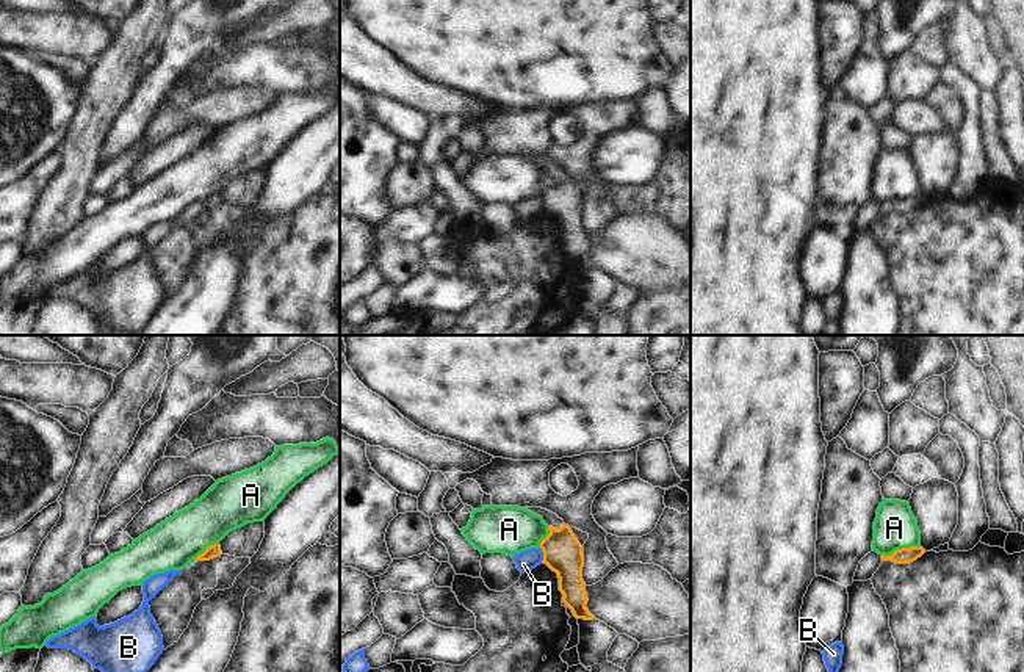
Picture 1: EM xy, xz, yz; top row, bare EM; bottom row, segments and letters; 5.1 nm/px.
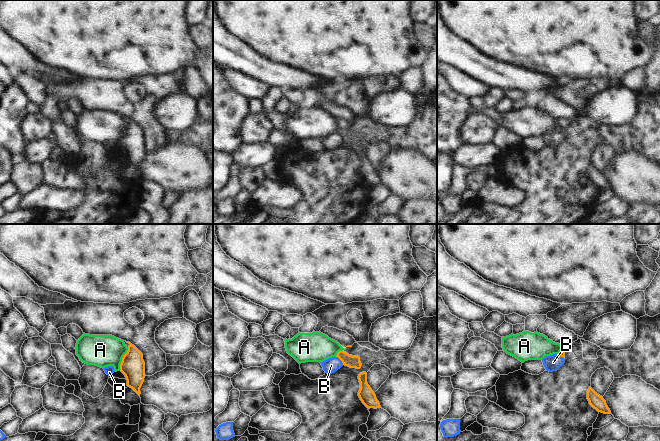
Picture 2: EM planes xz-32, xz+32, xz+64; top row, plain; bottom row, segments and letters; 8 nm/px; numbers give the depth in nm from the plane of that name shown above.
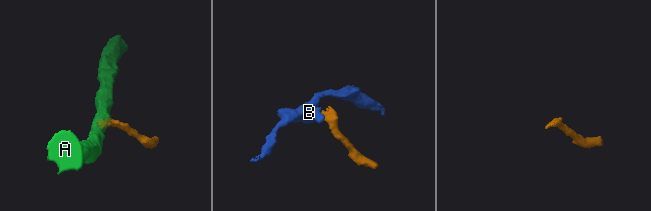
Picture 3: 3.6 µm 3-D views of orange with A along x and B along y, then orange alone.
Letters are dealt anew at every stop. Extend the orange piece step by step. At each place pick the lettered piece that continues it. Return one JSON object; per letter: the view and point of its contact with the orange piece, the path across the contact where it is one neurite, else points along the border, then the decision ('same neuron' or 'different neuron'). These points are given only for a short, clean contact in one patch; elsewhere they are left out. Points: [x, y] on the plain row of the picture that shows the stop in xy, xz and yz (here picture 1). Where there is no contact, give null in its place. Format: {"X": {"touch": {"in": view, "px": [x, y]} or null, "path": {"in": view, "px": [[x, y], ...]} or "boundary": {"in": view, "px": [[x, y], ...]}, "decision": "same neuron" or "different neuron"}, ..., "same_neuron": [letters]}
{"A": {"touch": {"in": "yz", "px": [901, 198]}, "boundary": {"in": "yz", "px": [[919, 195], [896, 198], [888, 204], [882, 204]]}, "decision": "different neuron"}, "B": {"touch": {"in": "xz", "px": [544, 204]}, "boundary": {"in": "xz", "px": [[540, 196], [542, 210]]}, "decision": "different neuron"}, "same_neuron": []}

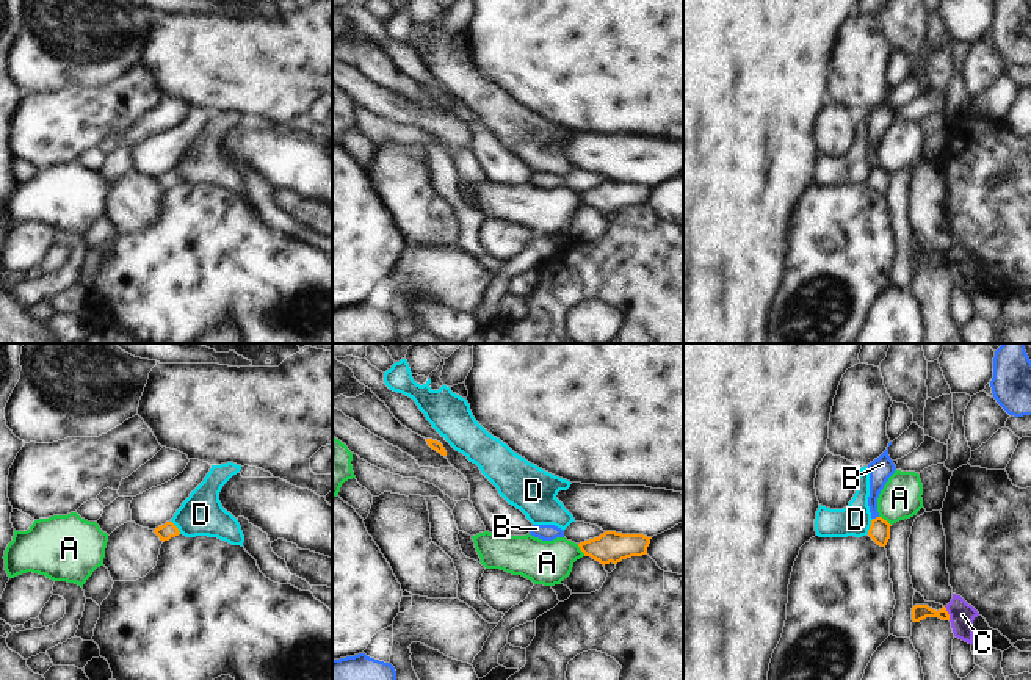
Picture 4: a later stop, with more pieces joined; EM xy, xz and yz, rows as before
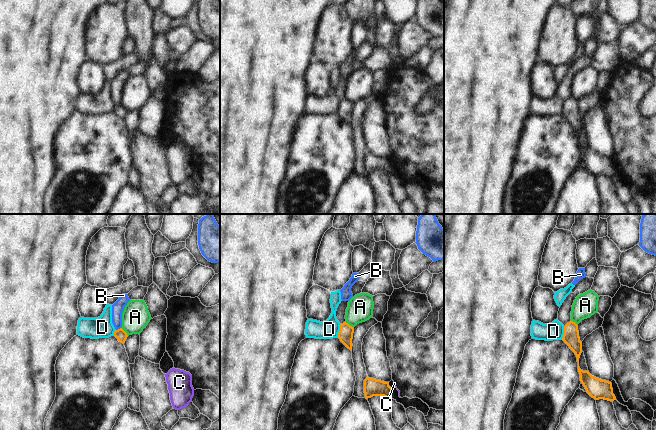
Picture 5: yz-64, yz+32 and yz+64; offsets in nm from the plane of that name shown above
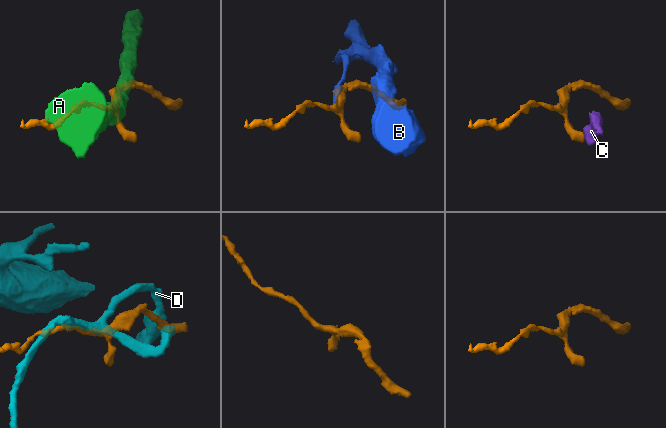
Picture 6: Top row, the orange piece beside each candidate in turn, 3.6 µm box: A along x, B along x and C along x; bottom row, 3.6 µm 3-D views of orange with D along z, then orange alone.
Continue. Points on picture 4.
{"A": {"touch": {"in": "xz", "px": [580, 198]}, "decision": "different neuron"}, "B": {"touch": {"in": "yz", "px": [876, 166]}, "boundary": {"in": "yz", "px": [[878, 165], [873, 168]]}, "decision": "different neuron"}, "C": {"touch": {"in": "yz", "px": [947, 262]}, "boundary": {"in": "yz", "px": [[944, 256], [950, 268]]}, "decision": "different neuron"}, "D": {"touch": {"in": "yz", "px": [870, 176]}, "decision": "different neuron"}, "same_neuron": []}

